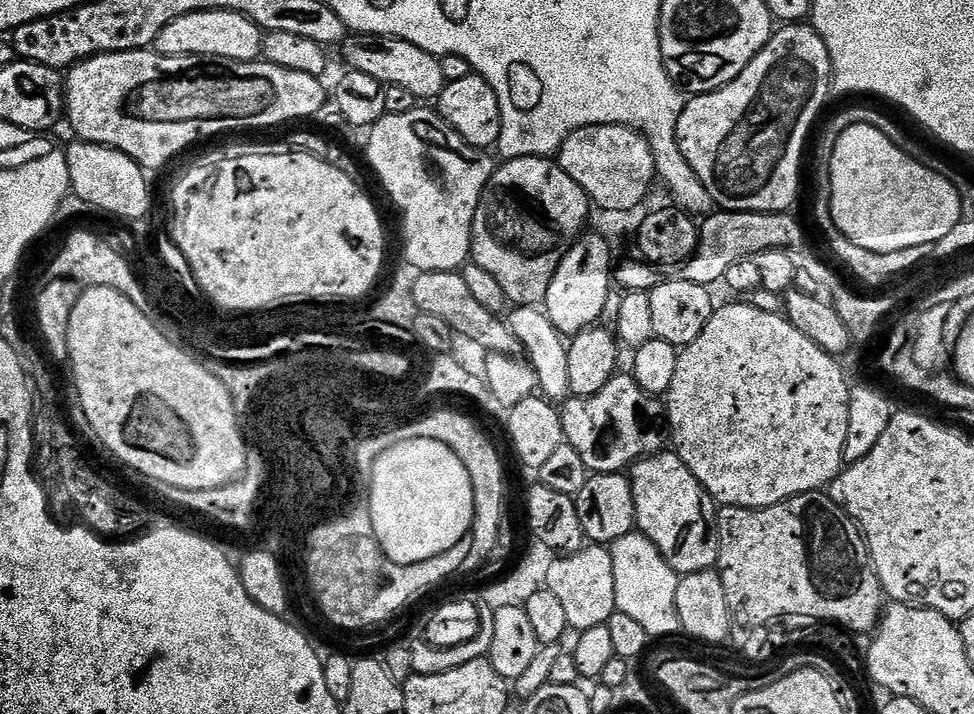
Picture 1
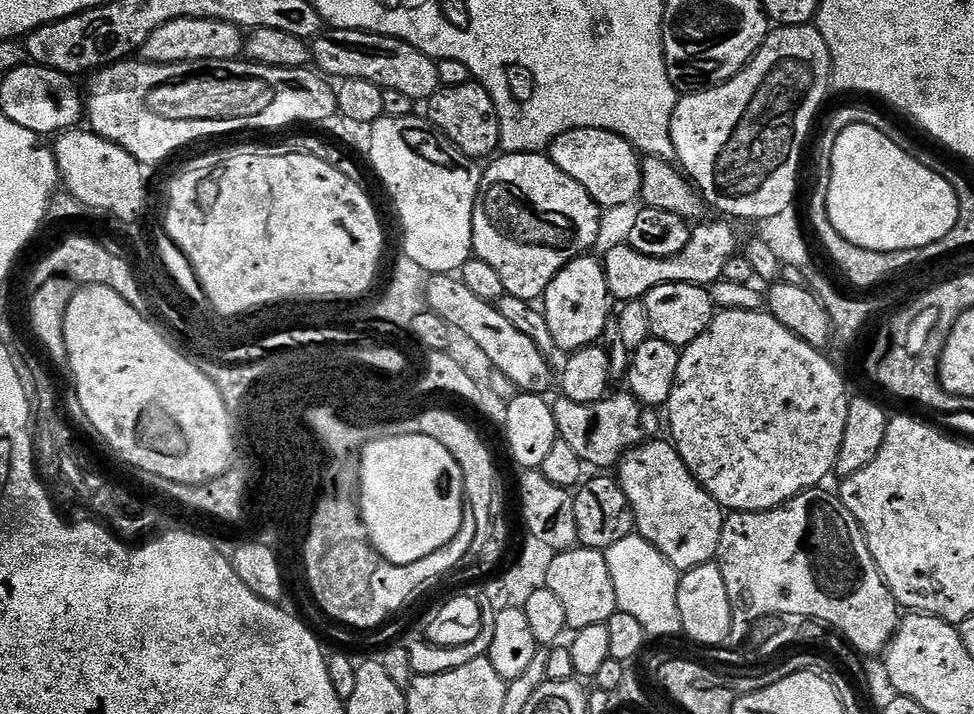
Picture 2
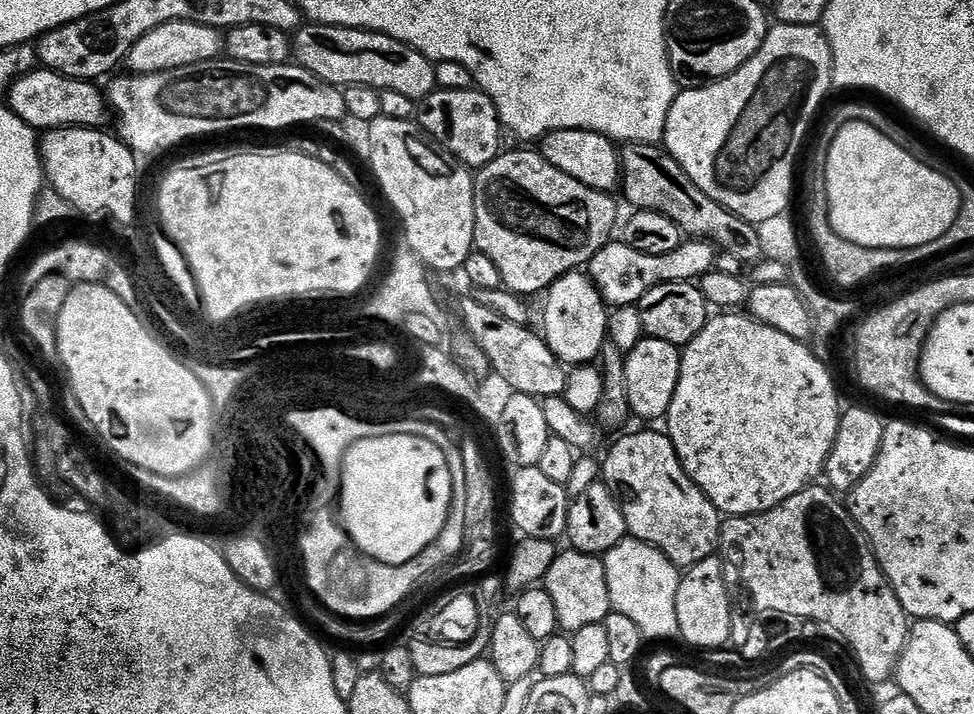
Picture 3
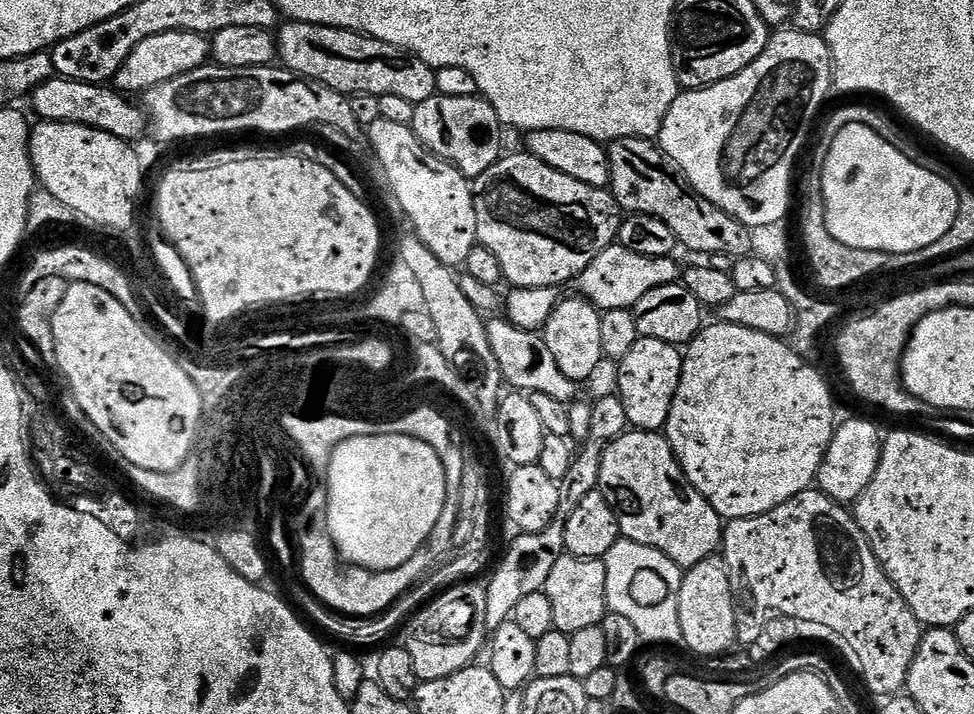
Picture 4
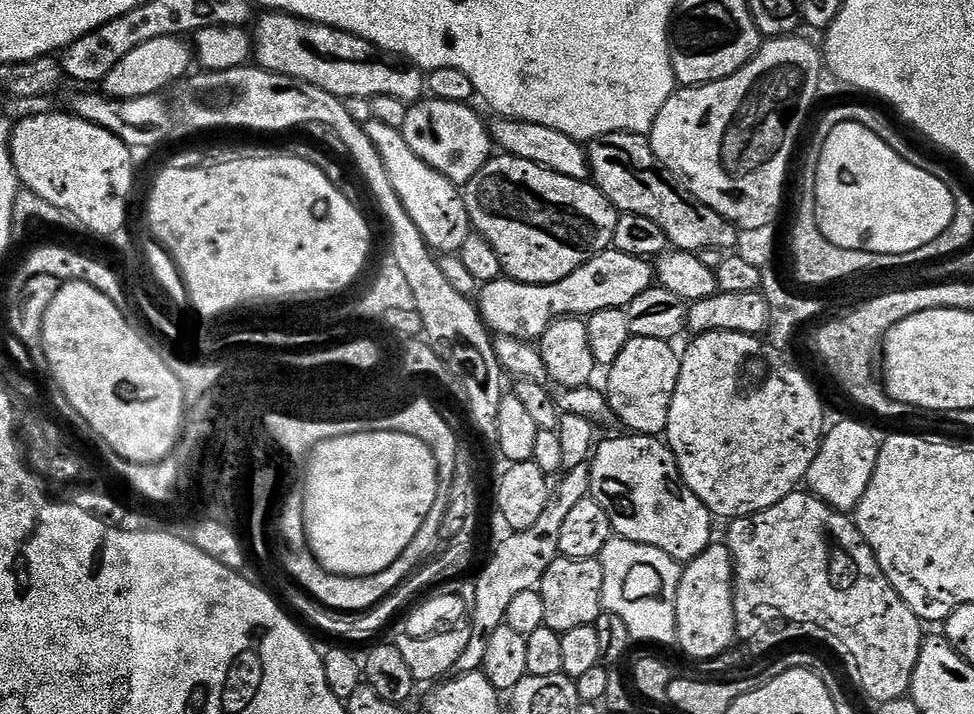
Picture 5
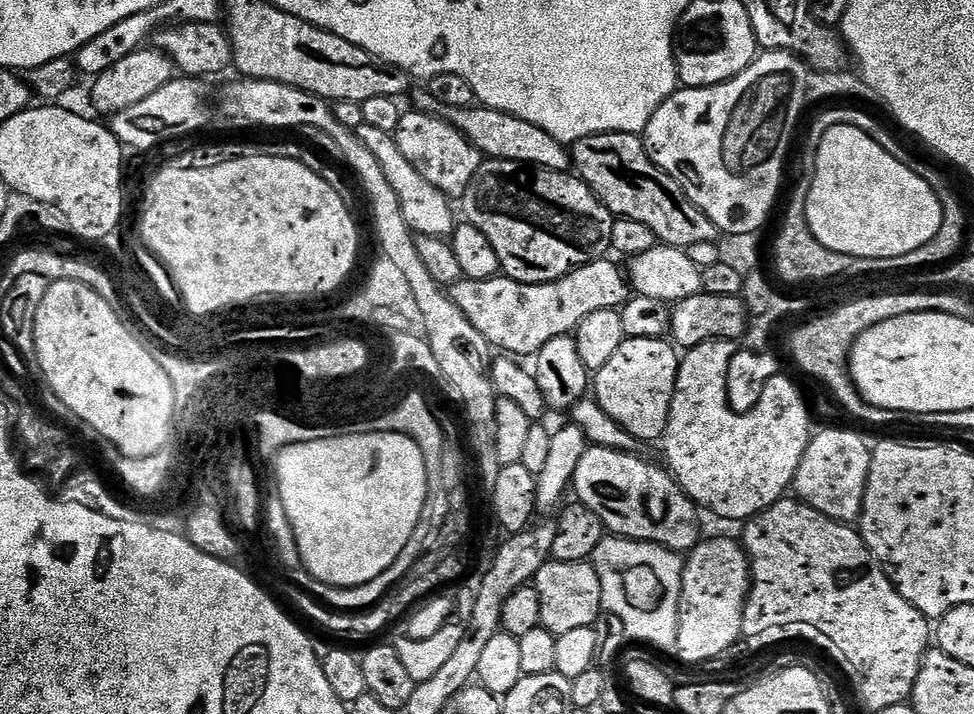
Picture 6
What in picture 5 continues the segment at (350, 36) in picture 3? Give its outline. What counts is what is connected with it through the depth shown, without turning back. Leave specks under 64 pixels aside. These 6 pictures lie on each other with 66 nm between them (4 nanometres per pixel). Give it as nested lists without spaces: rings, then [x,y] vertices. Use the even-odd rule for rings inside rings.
[[[268,10],[260,15],[254,20],[256,29],[253,27],[250,32],[252,52],[255,63],[268,72],[310,82],[310,86],[318,86],[343,101],[350,98],[371,100],[374,96],[390,94],[390,98],[398,98],[409,105],[425,95],[425,73],[402,56],[383,53],[354,34],[325,24],[313,24],[286,12]]]

